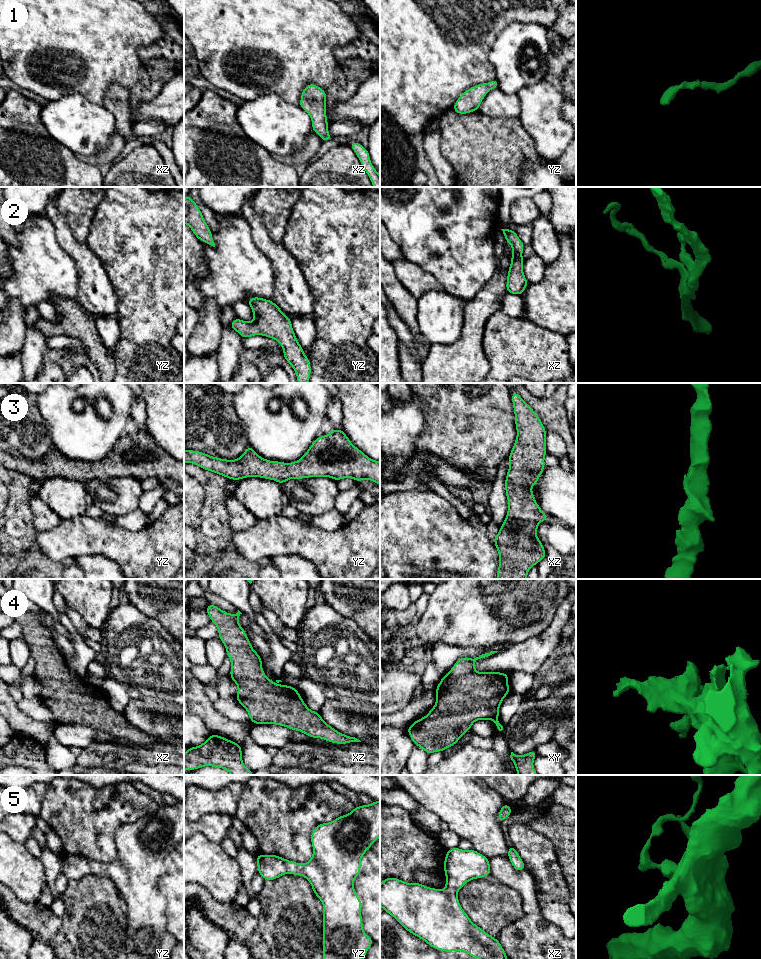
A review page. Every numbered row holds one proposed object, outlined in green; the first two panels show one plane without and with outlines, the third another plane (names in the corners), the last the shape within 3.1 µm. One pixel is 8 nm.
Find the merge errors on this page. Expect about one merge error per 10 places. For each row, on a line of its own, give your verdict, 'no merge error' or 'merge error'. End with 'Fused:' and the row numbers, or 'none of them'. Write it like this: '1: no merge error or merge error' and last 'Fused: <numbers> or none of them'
1: no merge error
2: no merge error
3: no merge error
4: no merge error
5: no merge error
Fused: none of them

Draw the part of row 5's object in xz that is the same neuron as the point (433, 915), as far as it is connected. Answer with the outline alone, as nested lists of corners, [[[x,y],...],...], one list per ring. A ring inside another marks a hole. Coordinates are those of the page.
[[[449,849],[443,890],[389,877],[380,884],[380,906],[409,933],[432,948],[462,951],[477,959],[508,959],[497,938],[474,924],[462,909],[458,891],[469,881],[490,876],[490,862],[474,849]]]

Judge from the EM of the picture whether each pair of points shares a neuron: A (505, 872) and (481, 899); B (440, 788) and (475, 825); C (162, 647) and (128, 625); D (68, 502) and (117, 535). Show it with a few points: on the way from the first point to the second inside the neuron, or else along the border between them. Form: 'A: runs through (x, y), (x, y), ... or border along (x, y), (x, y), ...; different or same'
A: border along (491, 874), (518, 893); different
B: runs through (449, 797), (468, 816); same
C: runs through (155, 638), (144, 627), (137, 627); same
D: border along (75, 516), (62, 520); different

